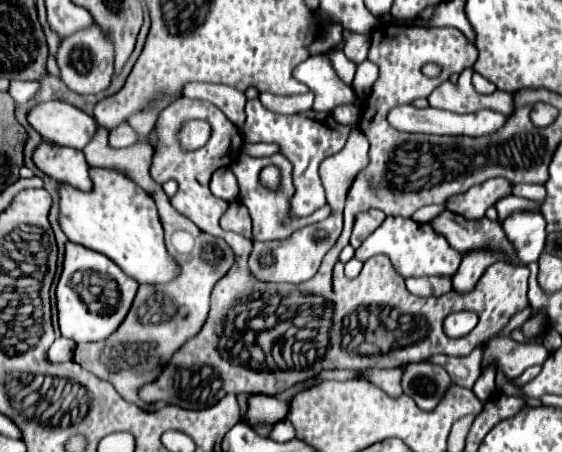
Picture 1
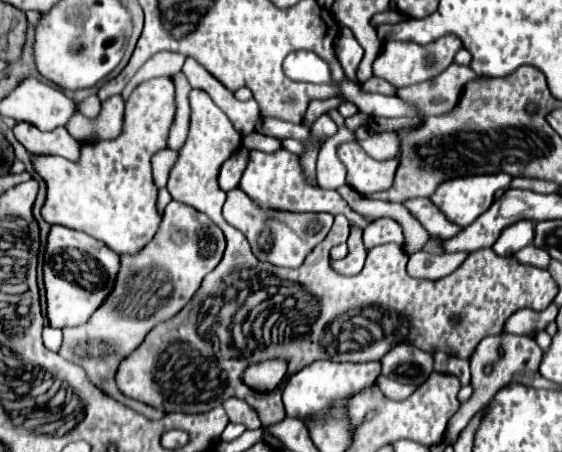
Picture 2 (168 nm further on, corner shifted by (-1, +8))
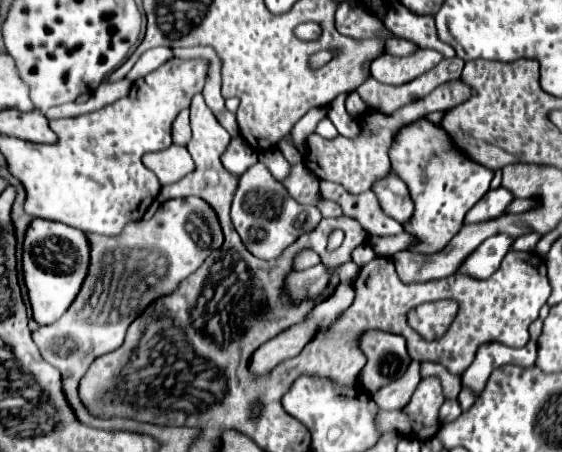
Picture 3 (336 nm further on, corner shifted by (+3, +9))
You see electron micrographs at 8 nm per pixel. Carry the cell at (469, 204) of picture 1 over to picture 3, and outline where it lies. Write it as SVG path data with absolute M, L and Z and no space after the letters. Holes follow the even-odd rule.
M419 118L397 132L389 148L389 160L391 170L407 184L413 198L415 212L411 222L403 224L403 230L417 240L407 248L415 250L415 254L435 254L443 250L453 234L461 230L465 214L485 196L493 178L493 172L477 166L477 162L469 162L469 158L449 142L449 134L427 118Z

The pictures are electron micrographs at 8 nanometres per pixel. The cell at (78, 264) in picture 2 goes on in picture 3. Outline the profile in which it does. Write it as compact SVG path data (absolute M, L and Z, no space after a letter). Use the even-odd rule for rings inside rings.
M33 218L23 238L23 280L27 286L33 320L53 324L75 300L89 268L89 242L85 234L61 222Z

